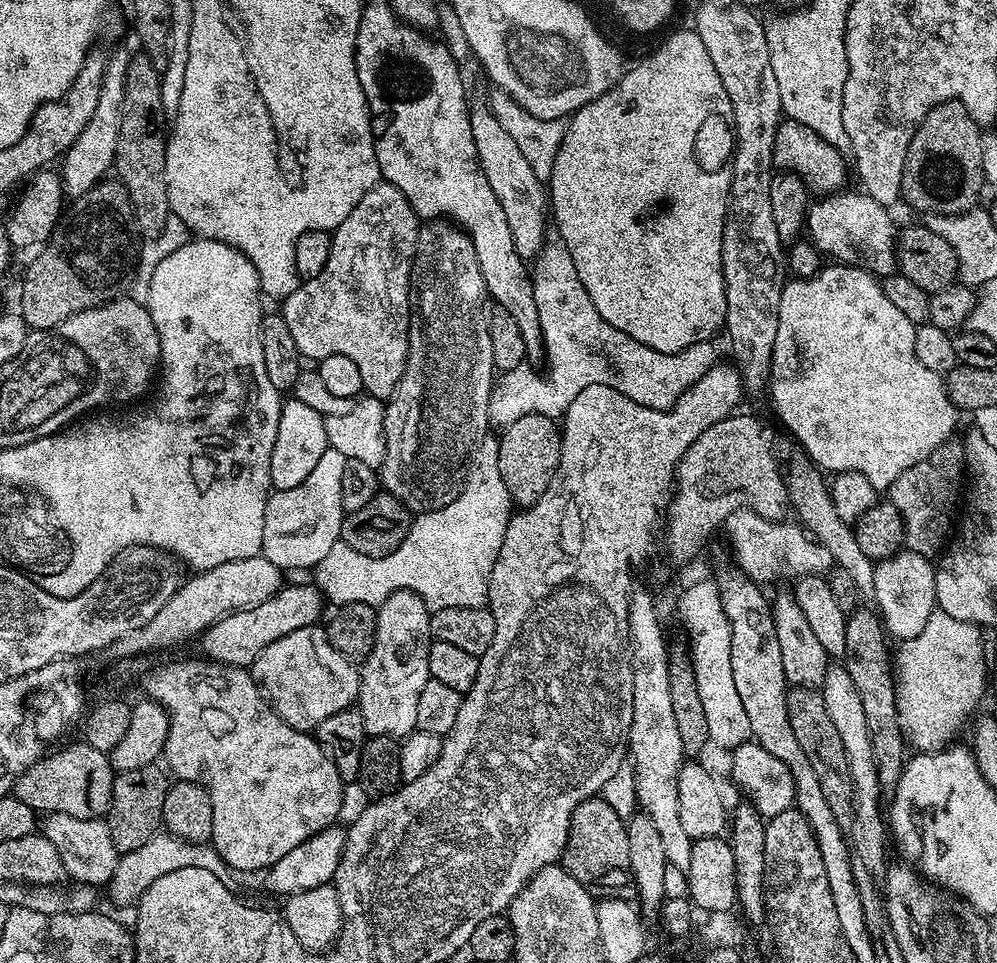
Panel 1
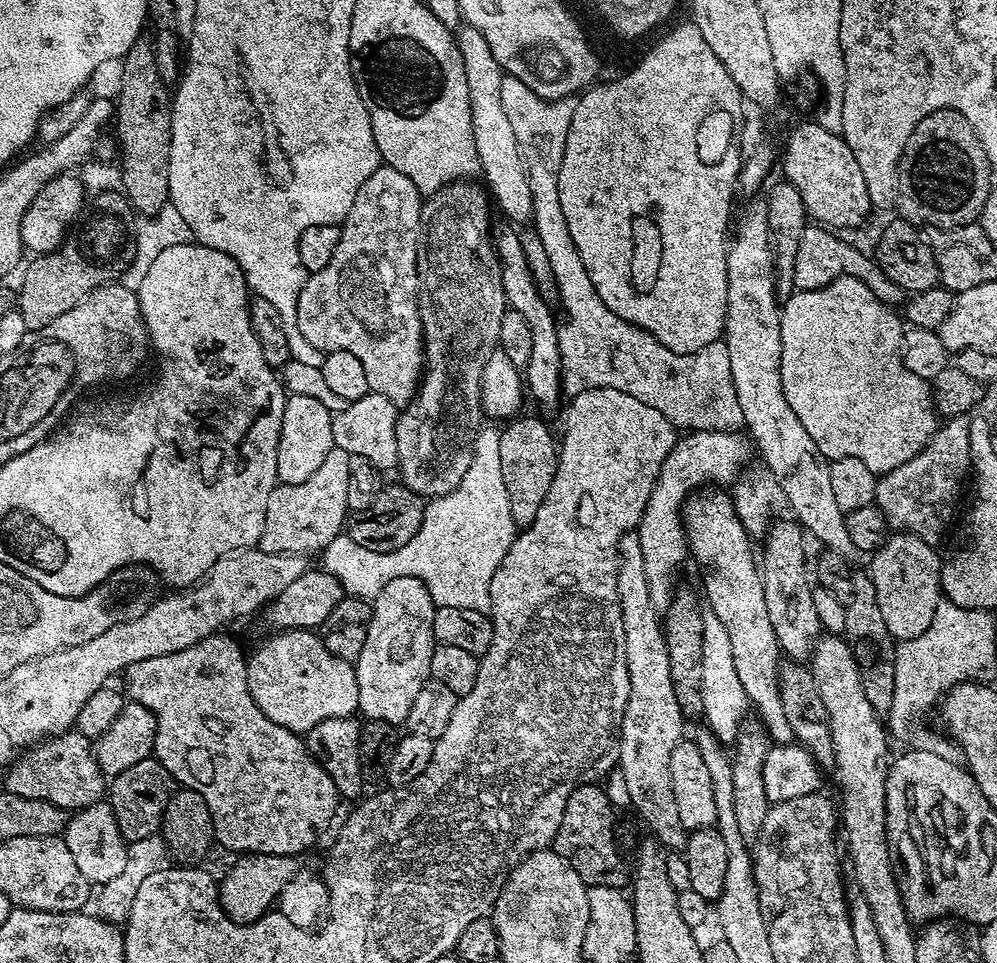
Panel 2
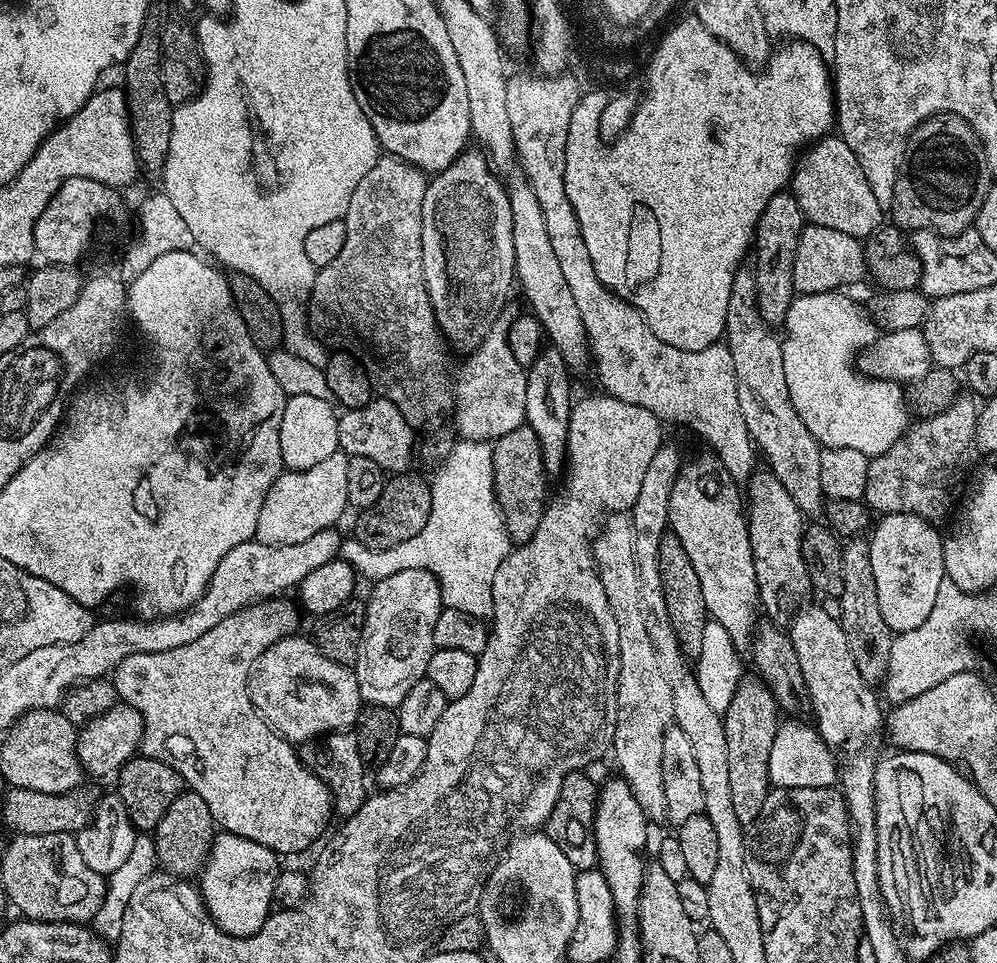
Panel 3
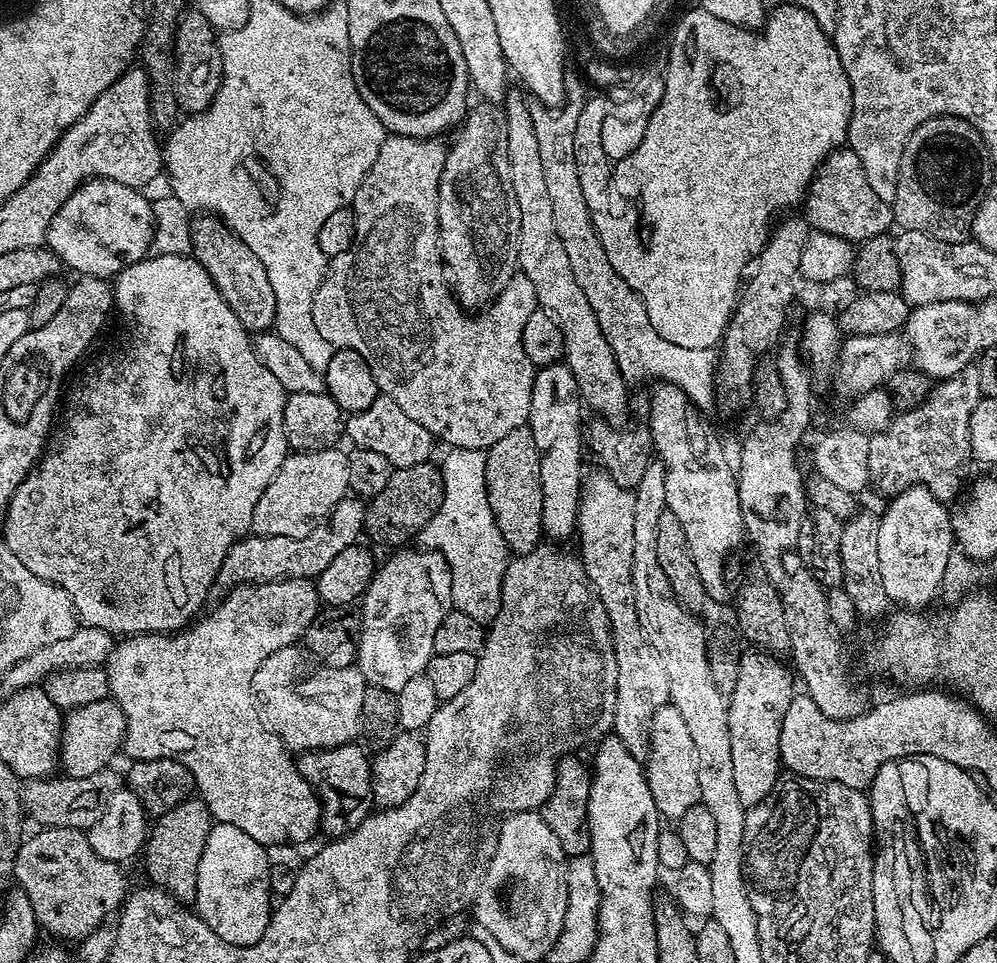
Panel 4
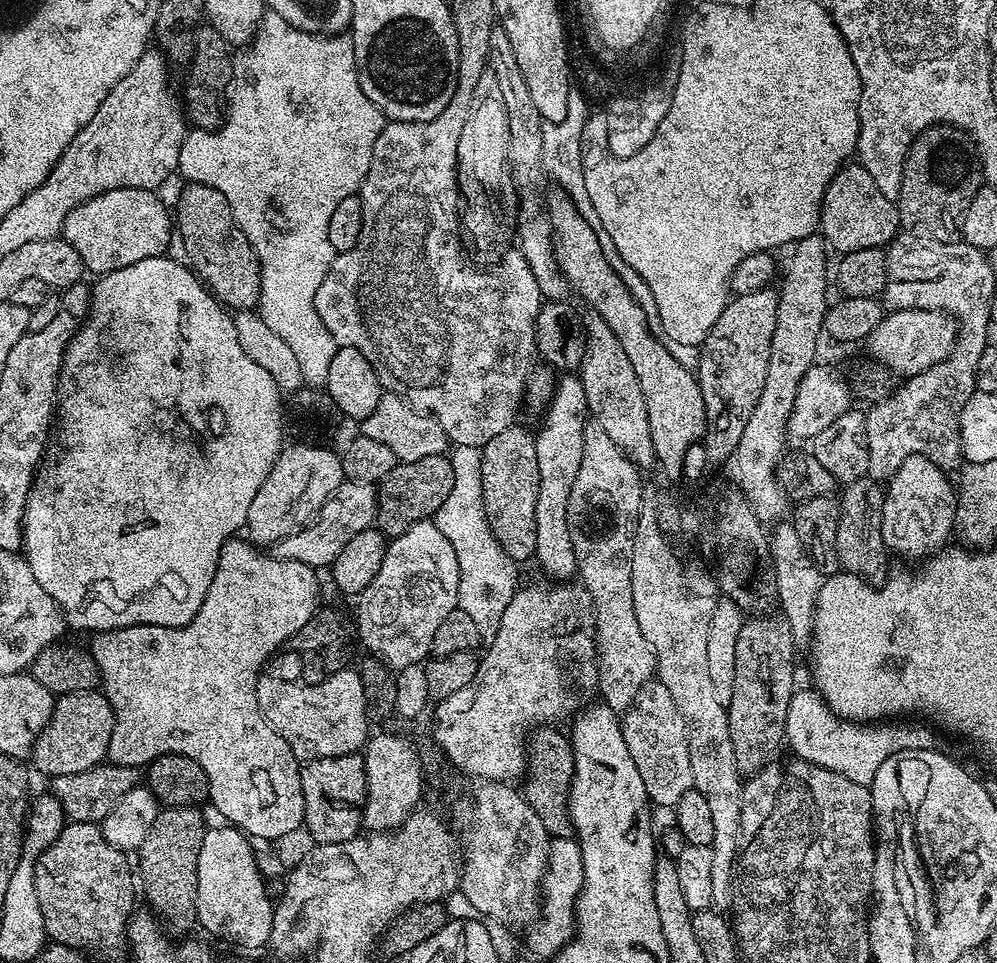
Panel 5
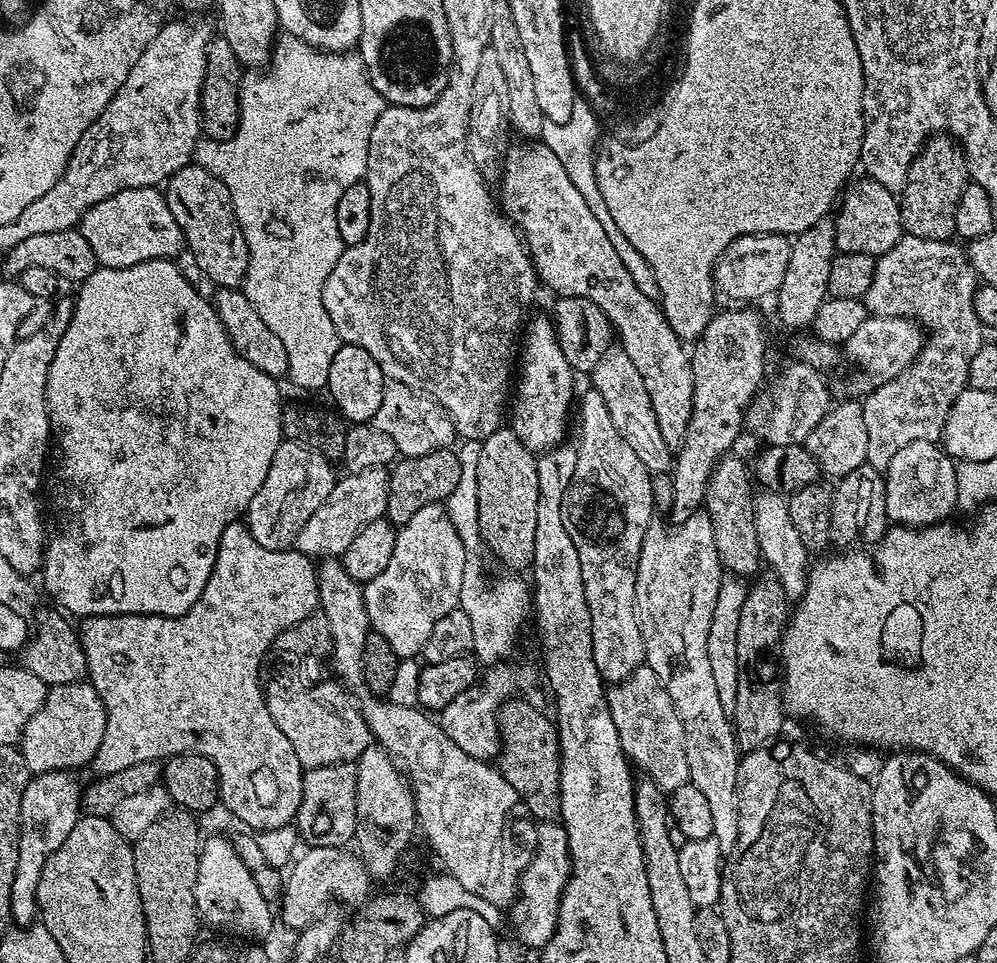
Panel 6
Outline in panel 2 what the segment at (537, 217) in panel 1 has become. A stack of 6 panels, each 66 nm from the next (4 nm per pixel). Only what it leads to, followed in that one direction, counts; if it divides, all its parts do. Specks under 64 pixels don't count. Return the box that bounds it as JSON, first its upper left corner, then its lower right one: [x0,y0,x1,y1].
[455,26,532,226]

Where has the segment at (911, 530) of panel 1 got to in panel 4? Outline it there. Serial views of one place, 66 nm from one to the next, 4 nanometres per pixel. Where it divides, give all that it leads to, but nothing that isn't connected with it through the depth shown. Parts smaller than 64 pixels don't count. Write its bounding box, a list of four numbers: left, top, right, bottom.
[869,366,981,502]

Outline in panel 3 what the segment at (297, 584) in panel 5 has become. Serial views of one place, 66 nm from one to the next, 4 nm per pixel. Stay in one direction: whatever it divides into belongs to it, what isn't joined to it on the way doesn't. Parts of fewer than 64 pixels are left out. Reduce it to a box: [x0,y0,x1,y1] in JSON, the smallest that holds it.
[114,598,334,854]

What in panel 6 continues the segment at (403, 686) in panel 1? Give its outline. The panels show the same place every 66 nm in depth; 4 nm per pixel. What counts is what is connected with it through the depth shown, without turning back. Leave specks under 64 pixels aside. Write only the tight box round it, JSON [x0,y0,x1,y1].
[363,503,468,658]

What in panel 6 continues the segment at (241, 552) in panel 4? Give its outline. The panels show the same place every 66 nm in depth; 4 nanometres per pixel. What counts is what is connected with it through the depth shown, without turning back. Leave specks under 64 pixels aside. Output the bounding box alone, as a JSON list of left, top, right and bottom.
[295,467,389,558]

